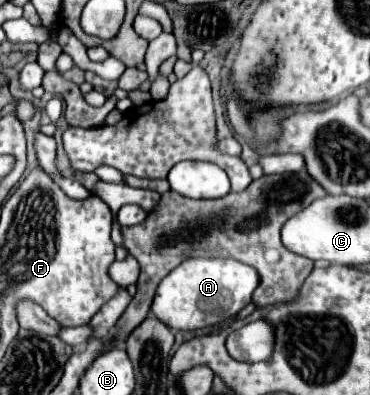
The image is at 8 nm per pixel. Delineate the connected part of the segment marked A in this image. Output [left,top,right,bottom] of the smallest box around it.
[152,257,258,331]

